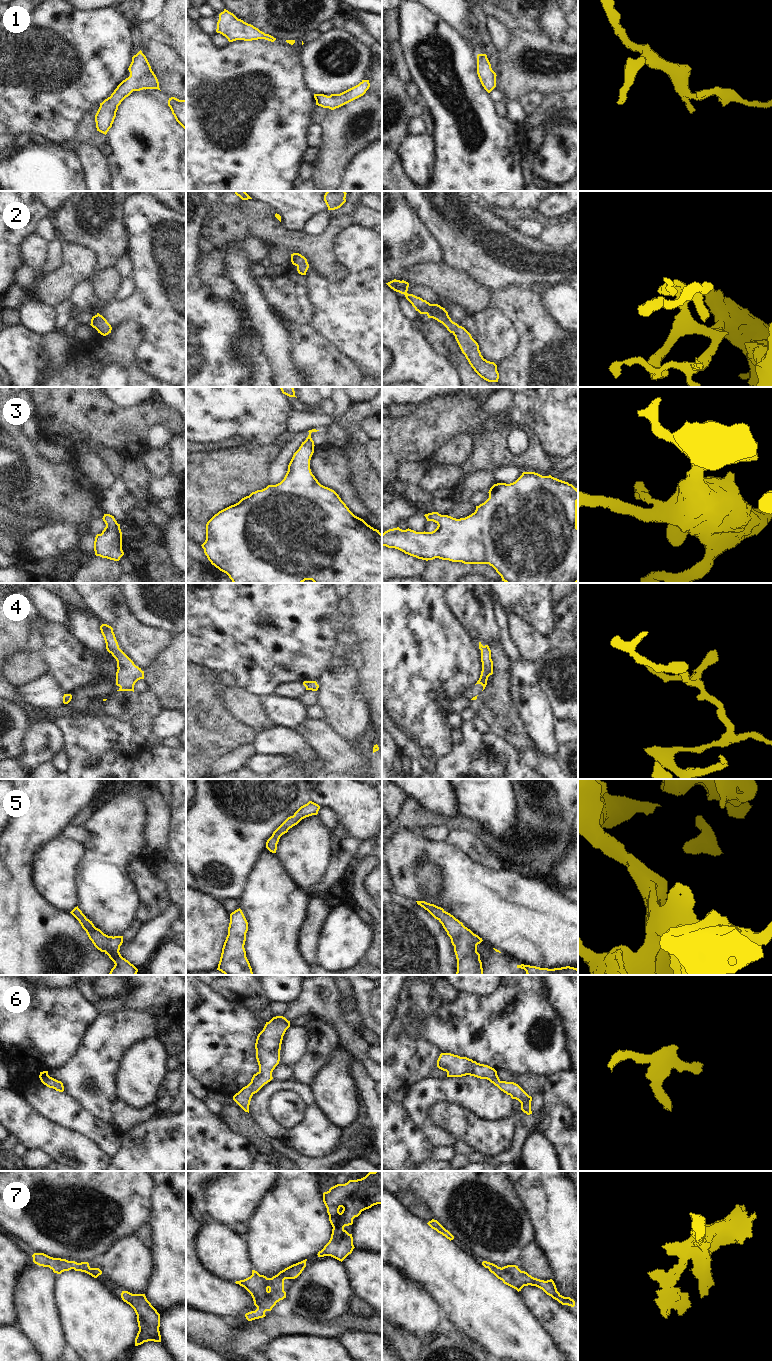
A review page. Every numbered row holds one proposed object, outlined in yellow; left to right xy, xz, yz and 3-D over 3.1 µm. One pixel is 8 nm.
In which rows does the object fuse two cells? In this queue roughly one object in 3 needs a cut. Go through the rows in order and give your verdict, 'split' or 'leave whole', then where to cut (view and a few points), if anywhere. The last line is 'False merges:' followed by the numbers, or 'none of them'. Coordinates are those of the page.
1: leave whole; cut none
2: leave whole; cut none
3: leave whole; cut none
4: leave whole; cut none
5: leave whole; cut none
6: leave whole; cut none
7: leave whole; cut none
False merges: none of them

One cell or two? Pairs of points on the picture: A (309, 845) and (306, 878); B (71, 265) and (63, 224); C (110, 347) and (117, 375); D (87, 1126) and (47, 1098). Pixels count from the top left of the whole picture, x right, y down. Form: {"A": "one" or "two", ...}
{"A": "one", "B": "two", "C": "two", "D": "one"}

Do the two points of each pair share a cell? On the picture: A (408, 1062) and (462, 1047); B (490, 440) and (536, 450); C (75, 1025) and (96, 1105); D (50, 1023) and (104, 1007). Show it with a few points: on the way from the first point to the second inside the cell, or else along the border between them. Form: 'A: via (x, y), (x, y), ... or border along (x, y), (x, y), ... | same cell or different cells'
A: border along (421, 1038), (426, 1038), (441, 1052) | different cells
B: via (501, 451), (509, 459), (525, 459) | same cell
C: border along (92, 1022), (84, 1033), (76, 1052), (66, 1062) | different cells
D: border along (79, 992), (98, 1013) | different cells

